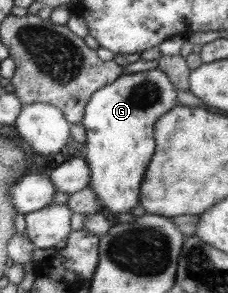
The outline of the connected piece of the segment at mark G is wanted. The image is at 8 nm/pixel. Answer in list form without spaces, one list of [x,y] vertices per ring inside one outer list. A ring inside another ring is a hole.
[[[160,68],[124,73],[114,83],[99,88],[87,102],[86,114],[82,124],[86,129],[86,142],[83,156],[90,166],[89,187],[96,192],[98,200],[106,213],[124,214],[136,208],[140,202],[140,184],[144,180],[144,172],[156,150],[153,127],[162,115],[168,114],[172,107],[180,104],[177,100],[177,88],[170,77]]]

